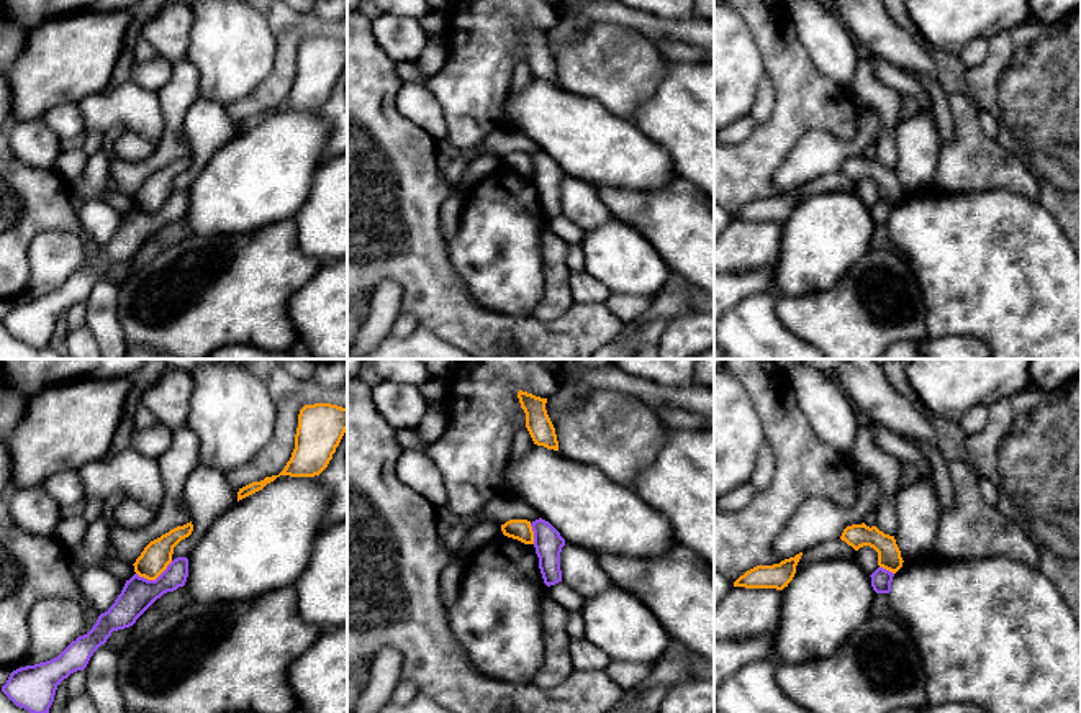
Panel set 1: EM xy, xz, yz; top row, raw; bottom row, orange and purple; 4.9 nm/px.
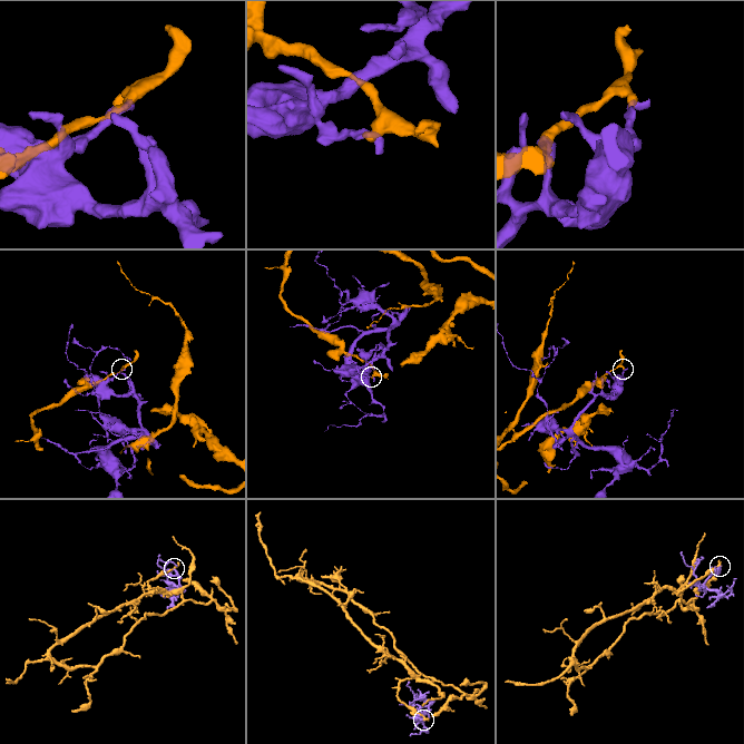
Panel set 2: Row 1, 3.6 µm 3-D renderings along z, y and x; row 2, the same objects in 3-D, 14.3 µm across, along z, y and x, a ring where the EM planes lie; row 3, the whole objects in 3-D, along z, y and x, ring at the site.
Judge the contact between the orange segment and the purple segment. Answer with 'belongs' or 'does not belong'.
does not belong

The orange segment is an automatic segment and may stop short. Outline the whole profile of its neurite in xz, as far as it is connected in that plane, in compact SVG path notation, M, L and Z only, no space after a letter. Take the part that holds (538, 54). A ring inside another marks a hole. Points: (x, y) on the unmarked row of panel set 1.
M522 23L518 25L518 31L526 46L526 61L534 77L559 84L555 61L545 43L547 31Z

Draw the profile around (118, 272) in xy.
M133 259L113 264L105 279L115 285L121 285L134 270Z

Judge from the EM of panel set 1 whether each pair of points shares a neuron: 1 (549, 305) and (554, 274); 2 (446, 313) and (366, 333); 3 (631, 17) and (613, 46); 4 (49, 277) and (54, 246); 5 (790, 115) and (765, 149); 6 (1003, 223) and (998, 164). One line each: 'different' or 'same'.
1: same
2: different
3: different
4: same
5: same
6: different

